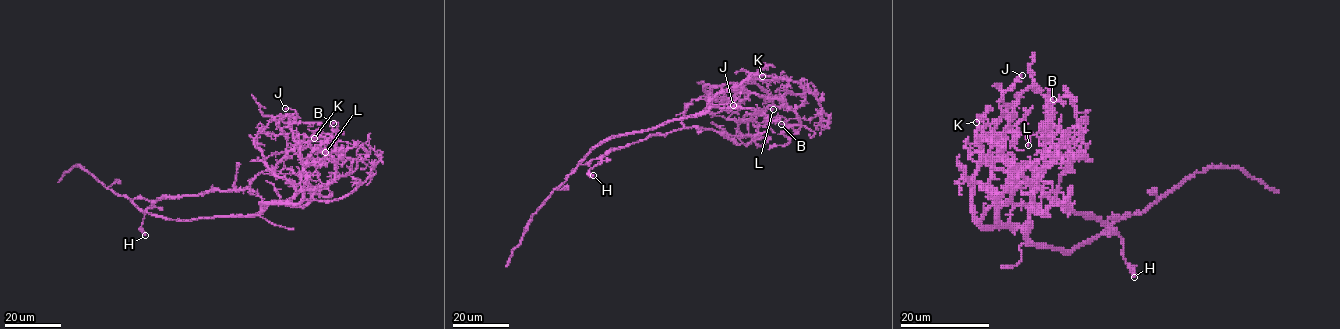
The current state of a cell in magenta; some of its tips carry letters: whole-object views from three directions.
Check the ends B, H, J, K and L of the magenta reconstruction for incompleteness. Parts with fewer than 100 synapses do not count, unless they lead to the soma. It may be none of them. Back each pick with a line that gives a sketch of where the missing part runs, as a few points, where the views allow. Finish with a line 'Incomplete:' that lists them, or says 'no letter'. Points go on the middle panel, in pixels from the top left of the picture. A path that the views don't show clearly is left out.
Incomplete: no letter

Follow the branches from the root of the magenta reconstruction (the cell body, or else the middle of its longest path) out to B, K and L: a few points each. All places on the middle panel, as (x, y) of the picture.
B: (630, 134), (699, 116), (719, 94), (740, 89), (782, 99), (800, 122), (783, 132), (786, 122), (781, 124)
K: (630, 134), (655, 129), (673, 119), (699, 116), (719, 94), (739, 86), (752, 74), (747, 80), (762, 76)
L: (630, 134), (673, 119), (697, 117), (712, 107), (759, 110), (749, 119), (758, 115), (759, 108), (773, 109)

